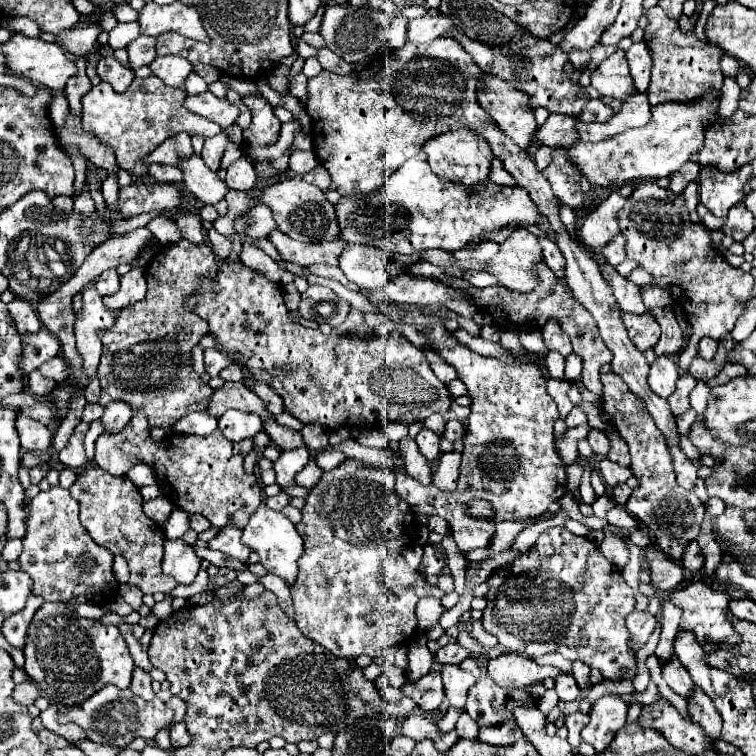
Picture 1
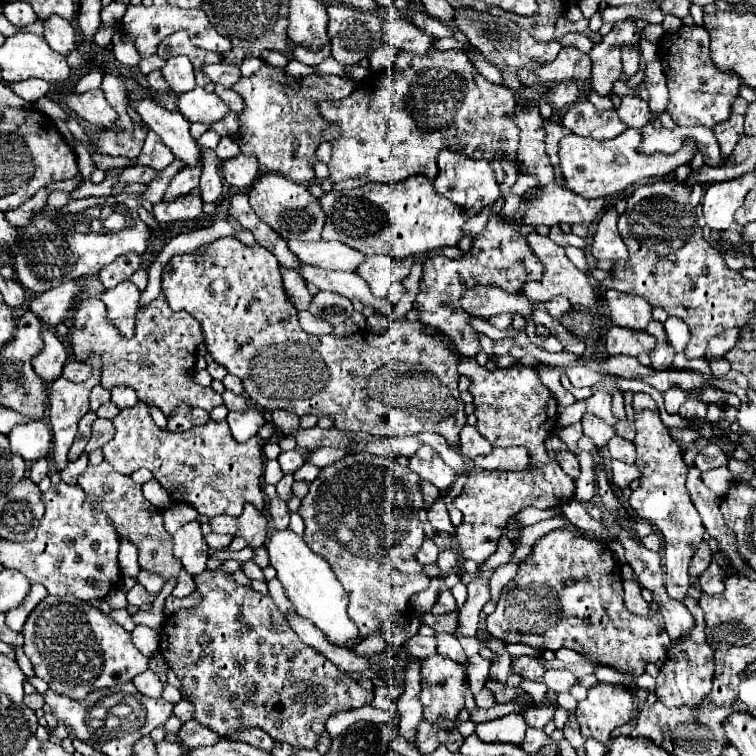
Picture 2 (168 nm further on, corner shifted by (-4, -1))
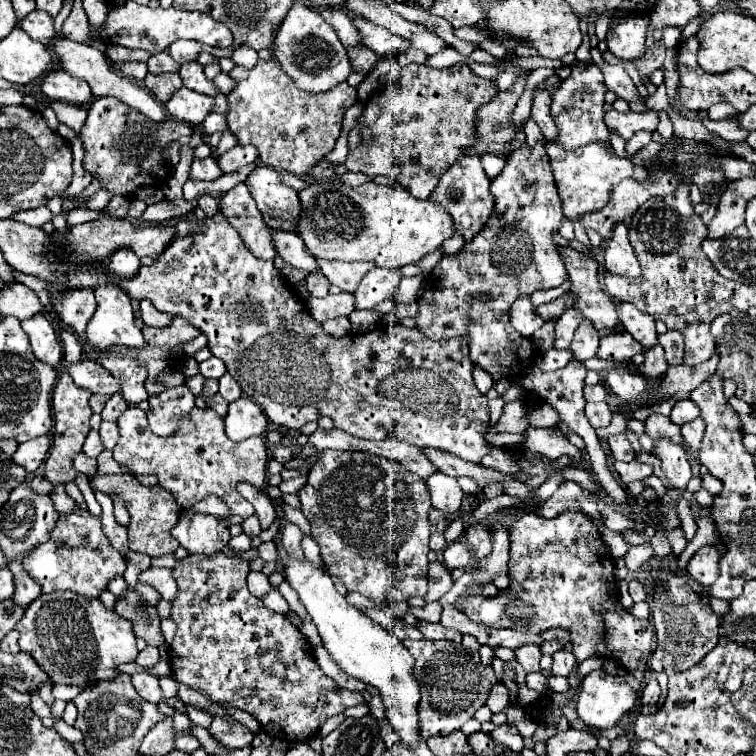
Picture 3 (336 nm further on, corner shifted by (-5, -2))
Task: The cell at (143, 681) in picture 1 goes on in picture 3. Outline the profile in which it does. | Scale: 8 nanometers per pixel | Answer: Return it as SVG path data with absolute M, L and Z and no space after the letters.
M146 671L132 675L132 685L138 691L138 695L142 699L146 699L146 701L158 703L162 699L162 689L158 685L158 677L154 677L154 675L146 673Z

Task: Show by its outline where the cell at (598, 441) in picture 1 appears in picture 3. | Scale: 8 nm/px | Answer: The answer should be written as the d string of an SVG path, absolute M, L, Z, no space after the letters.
M586 403L586 417L594 429L610 425L610 407L606 403Z

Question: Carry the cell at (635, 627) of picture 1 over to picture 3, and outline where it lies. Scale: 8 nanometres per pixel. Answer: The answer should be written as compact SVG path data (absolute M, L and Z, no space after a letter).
M630 581L630 585L628 585L628 593L630 593L630 597L634 599L634 601L646 601L646 587L640 583L640 581Z

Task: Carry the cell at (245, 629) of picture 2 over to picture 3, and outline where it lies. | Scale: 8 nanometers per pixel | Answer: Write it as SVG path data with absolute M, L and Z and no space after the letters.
M222 551L214 553L214 555L188 555L184 559L180 559L172 571L172 577L178 585L178 595L176 599L172 601L172 619L176 621L178 625L178 631L176 631L176 637L170 645L170 667L172 667L172 673L174 673L174 679L178 679L180 683L188 685L190 689L194 691L200 691L202 695L206 695L208 699L212 699L214 703L216 701L228 701L232 703L234 707L238 709L244 709L248 711L250 715L254 715L258 719L258 723L262 725L262 729L274 737L274 739L282 739L282 741L306 741L308 737L314 737L320 729L320 725L332 717L332 715L338 715L342 713L344 709L348 707L354 707L354 705L362 705L364 703L364 697L362 693L354 693L354 691L348 691L348 689L342 689L338 687L336 681L332 681L328 675L322 673L322 669L318 667L318 663L314 661L314 655L312 655L312 645L306 641L306 637L290 623L290 619L286 615L280 615L280 613L274 613L270 609L264 607L264 603L254 597L252 593L246 587L246 579L250 572L250 561L248 559L242 559L238 555L224 555Z

